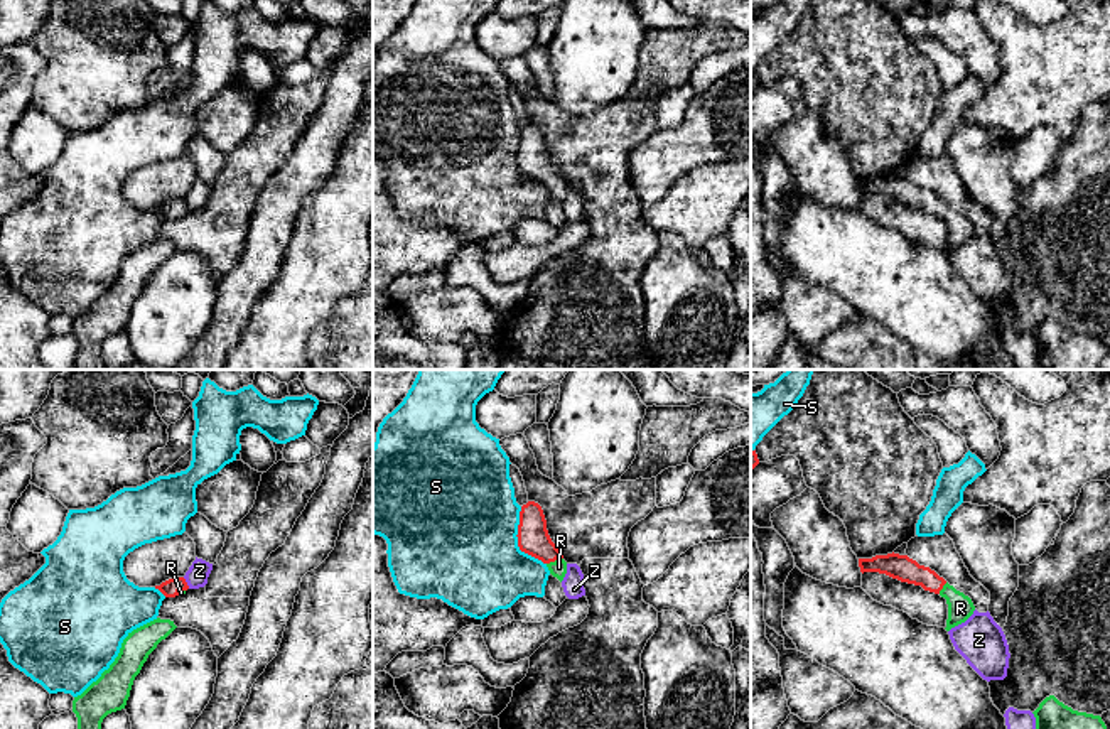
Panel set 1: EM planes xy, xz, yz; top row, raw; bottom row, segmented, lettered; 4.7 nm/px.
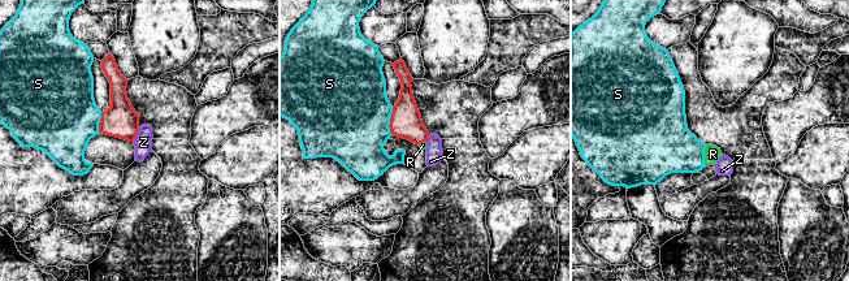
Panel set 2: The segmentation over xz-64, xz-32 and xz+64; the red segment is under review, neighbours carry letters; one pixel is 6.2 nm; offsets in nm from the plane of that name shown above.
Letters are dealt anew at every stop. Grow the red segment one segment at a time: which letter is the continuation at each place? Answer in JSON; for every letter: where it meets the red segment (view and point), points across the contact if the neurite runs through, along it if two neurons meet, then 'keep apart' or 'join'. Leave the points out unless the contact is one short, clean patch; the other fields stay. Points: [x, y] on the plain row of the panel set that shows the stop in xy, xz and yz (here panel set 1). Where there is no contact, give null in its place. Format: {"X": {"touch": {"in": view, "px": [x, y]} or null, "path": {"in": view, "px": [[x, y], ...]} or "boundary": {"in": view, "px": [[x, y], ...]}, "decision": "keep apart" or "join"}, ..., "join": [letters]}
{"R": {"touch": {"in": "xz", "px": [554, 183]}, "decision": "join"}, "S": {"touch": {"in": "xz", "px": [518, 162]}, "decision": "keep apart"}, "Z": {"touch": {"in": "xy", "px": [186, 205]}, "boundary": {"in": "xy", "px": [[183, 199], [189, 210]]}, "decision": "keep apart"}, "join": ["R"]}

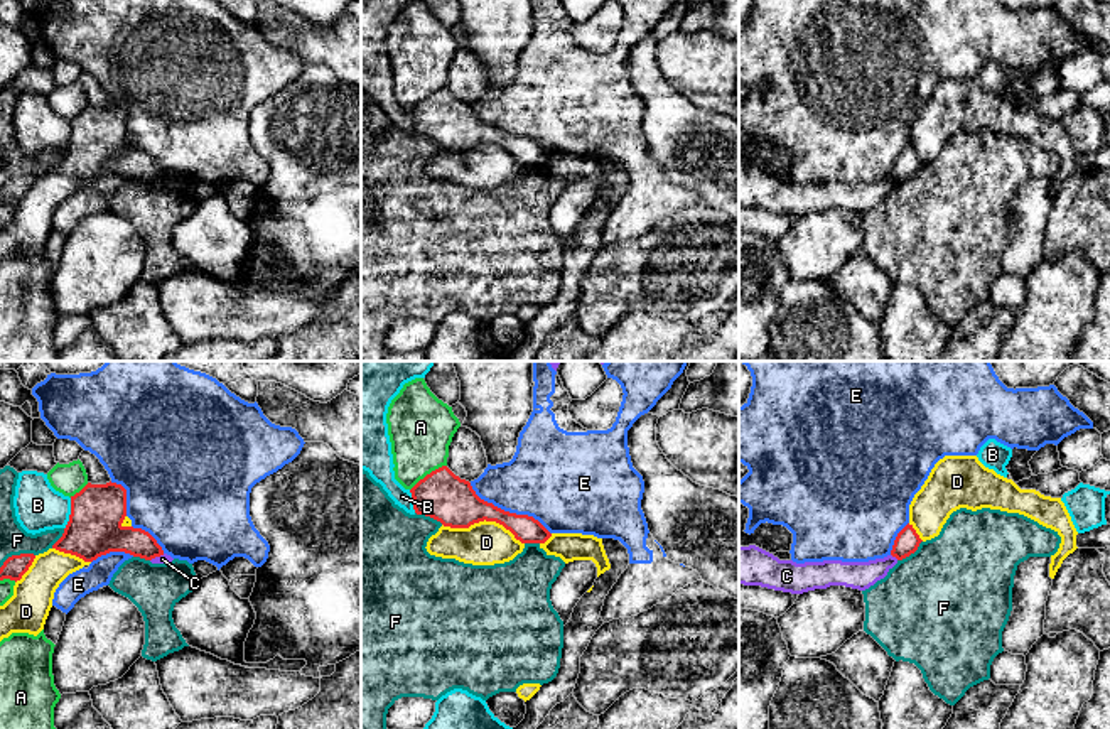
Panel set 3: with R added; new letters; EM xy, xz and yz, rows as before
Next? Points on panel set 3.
{"A": {"touch": {"in": "xz", "px": [427, 97]}, "decision": "keep apart"}, "B": {"touch": {"in": "xy", "px": [71, 135]}, "decision": "keep apart"}, "C": {"touch": {"in": "yz", "px": [894, 178]}, "boundary": {"in": "yz", "px": [[891, 176], [898, 181]]}, "decision": "keep apart"}, "D": {"touch": {"in": "xz", "px": [483, 142]}, "decision": "keep apart"}, "E": {"touch": {"in": "xz", "px": [508, 134]}, "decision": "keep apart"}, "F": {"touch": {"in": "xy", "px": [16, 178]}, "decision": "keep apart"}, "join": []}

